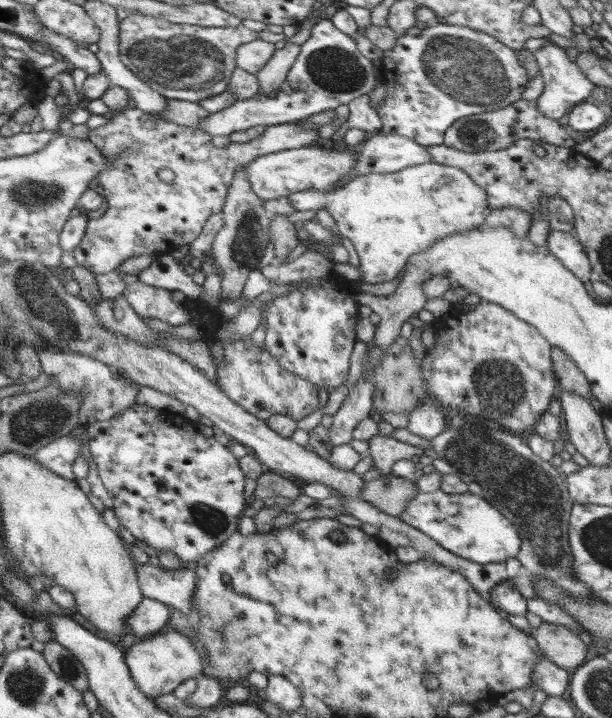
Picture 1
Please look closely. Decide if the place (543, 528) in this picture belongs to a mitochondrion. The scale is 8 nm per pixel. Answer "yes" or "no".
yes

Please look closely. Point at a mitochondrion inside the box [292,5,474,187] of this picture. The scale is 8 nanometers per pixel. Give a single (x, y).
(337, 70)

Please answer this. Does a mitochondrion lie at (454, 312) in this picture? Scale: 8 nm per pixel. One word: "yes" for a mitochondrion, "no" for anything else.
no

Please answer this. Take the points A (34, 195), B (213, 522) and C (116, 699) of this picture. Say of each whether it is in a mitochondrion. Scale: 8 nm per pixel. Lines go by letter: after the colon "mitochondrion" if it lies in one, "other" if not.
A: mitochondrion
B: mitochondrion
C: other

